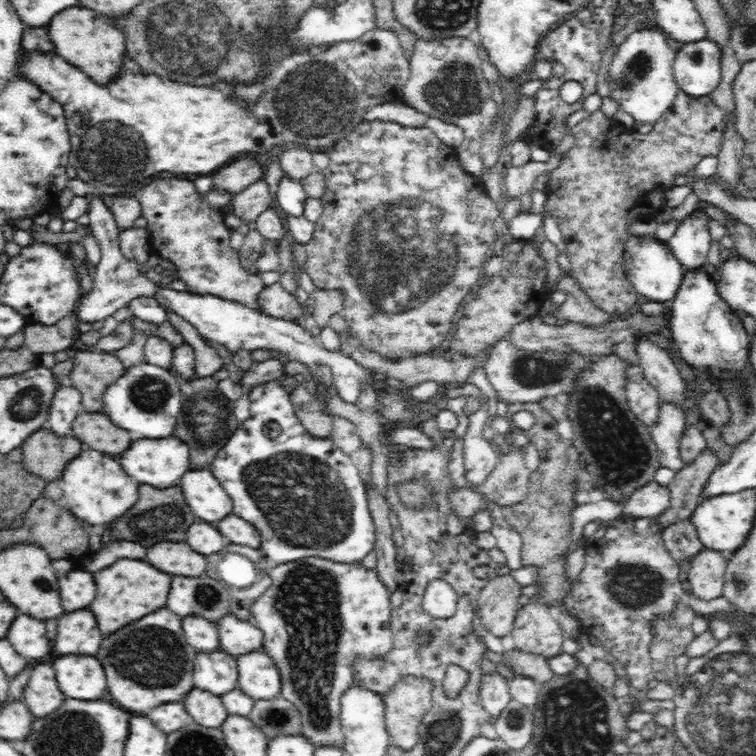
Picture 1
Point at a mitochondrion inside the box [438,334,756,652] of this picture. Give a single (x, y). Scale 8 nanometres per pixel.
(615, 442)

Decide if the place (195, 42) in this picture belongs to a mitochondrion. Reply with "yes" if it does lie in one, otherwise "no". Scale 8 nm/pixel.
yes

